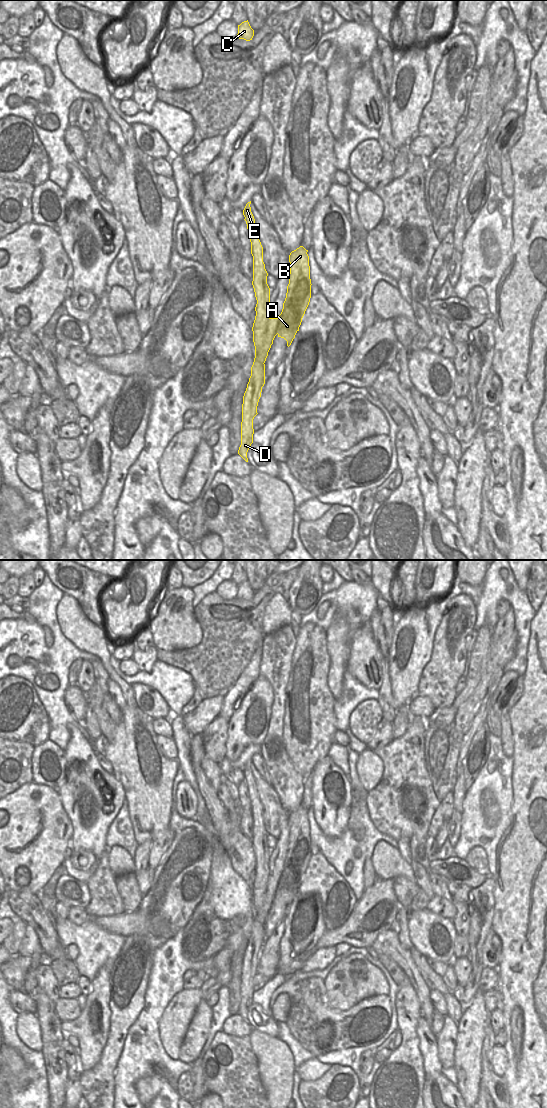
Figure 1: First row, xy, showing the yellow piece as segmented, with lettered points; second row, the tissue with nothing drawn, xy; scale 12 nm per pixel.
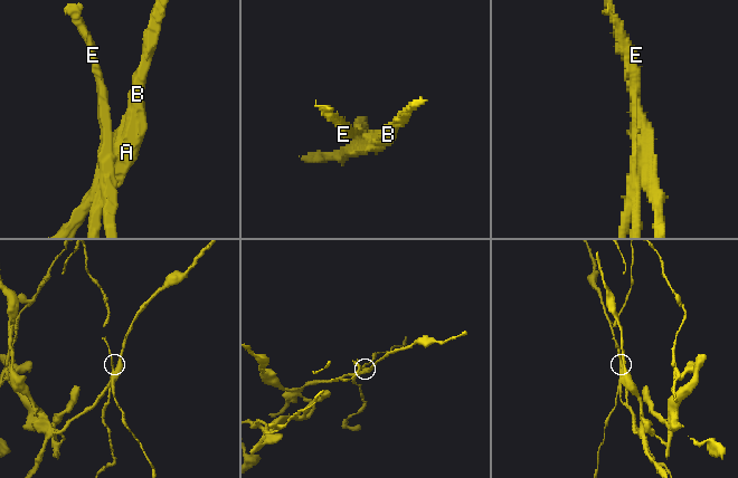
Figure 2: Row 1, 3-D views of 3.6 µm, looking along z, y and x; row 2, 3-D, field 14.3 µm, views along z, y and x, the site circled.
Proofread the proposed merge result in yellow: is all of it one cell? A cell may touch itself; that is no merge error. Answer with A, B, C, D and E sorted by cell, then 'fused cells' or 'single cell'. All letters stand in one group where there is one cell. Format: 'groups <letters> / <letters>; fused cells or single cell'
groups A B D / C E; fused cells

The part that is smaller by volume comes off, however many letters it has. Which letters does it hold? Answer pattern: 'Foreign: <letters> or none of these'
Foreign: C, E

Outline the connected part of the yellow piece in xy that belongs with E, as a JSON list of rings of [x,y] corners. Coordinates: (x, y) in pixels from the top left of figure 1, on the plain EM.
[[[251,761],[248,762],[243,770],[243,775],[249,791],[251,802],[251,814],[253,816],[253,841],[252,845],[255,852],[257,864],[255,867],[256,876],[253,883],[253,902],[255,906],[255,918],[259,923],[265,923],[271,905],[265,900],[267,888],[269,886],[269,862],[270,848],[267,844],[268,833],[263,822],[263,807],[259,800],[255,779],[251,772]]]

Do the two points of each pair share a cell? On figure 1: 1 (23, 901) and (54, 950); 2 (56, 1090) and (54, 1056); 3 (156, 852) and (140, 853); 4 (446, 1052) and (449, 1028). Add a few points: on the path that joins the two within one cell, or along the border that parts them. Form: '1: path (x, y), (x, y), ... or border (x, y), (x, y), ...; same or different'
1: path (32, 913), (43, 926), (48, 938); same
2: path (56, 1082), (55, 1064); same
3: border (151, 842), (148, 866); different
4: path (446, 1046), (448, 1034); same

